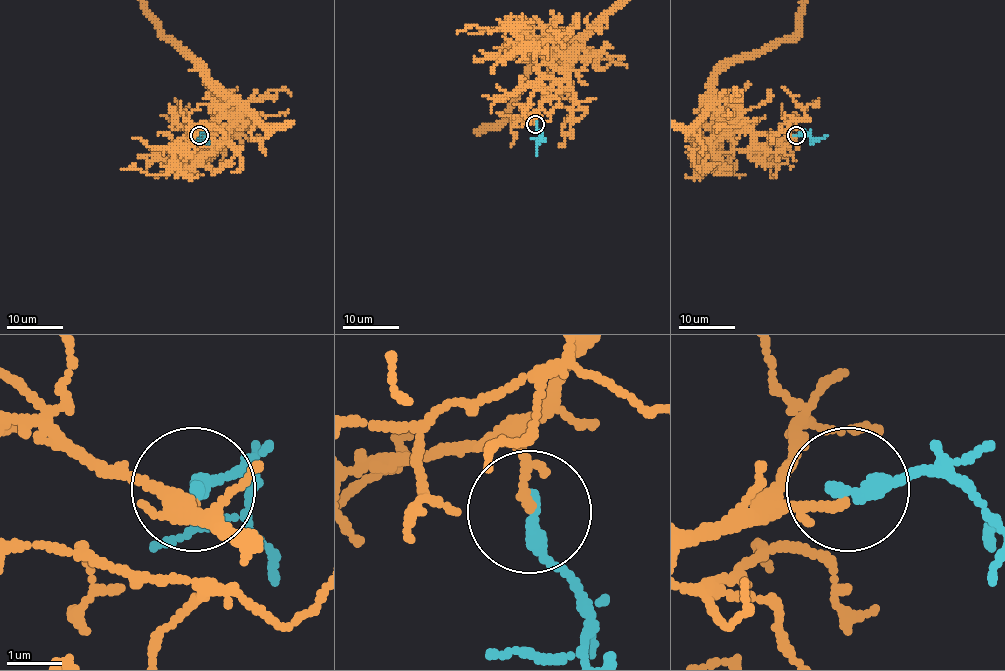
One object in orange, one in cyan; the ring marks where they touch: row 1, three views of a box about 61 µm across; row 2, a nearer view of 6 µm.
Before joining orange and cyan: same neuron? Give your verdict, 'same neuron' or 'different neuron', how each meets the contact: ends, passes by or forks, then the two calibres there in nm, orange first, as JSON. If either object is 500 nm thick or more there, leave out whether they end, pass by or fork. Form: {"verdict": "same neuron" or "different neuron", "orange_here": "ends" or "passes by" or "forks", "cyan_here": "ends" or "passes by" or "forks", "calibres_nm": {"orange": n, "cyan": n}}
{"verdict": "same neuron", "orange_here": "passes by", "cyan_here": "ends", "calibres_nm": {"orange": 110, "cyan": 320}}

